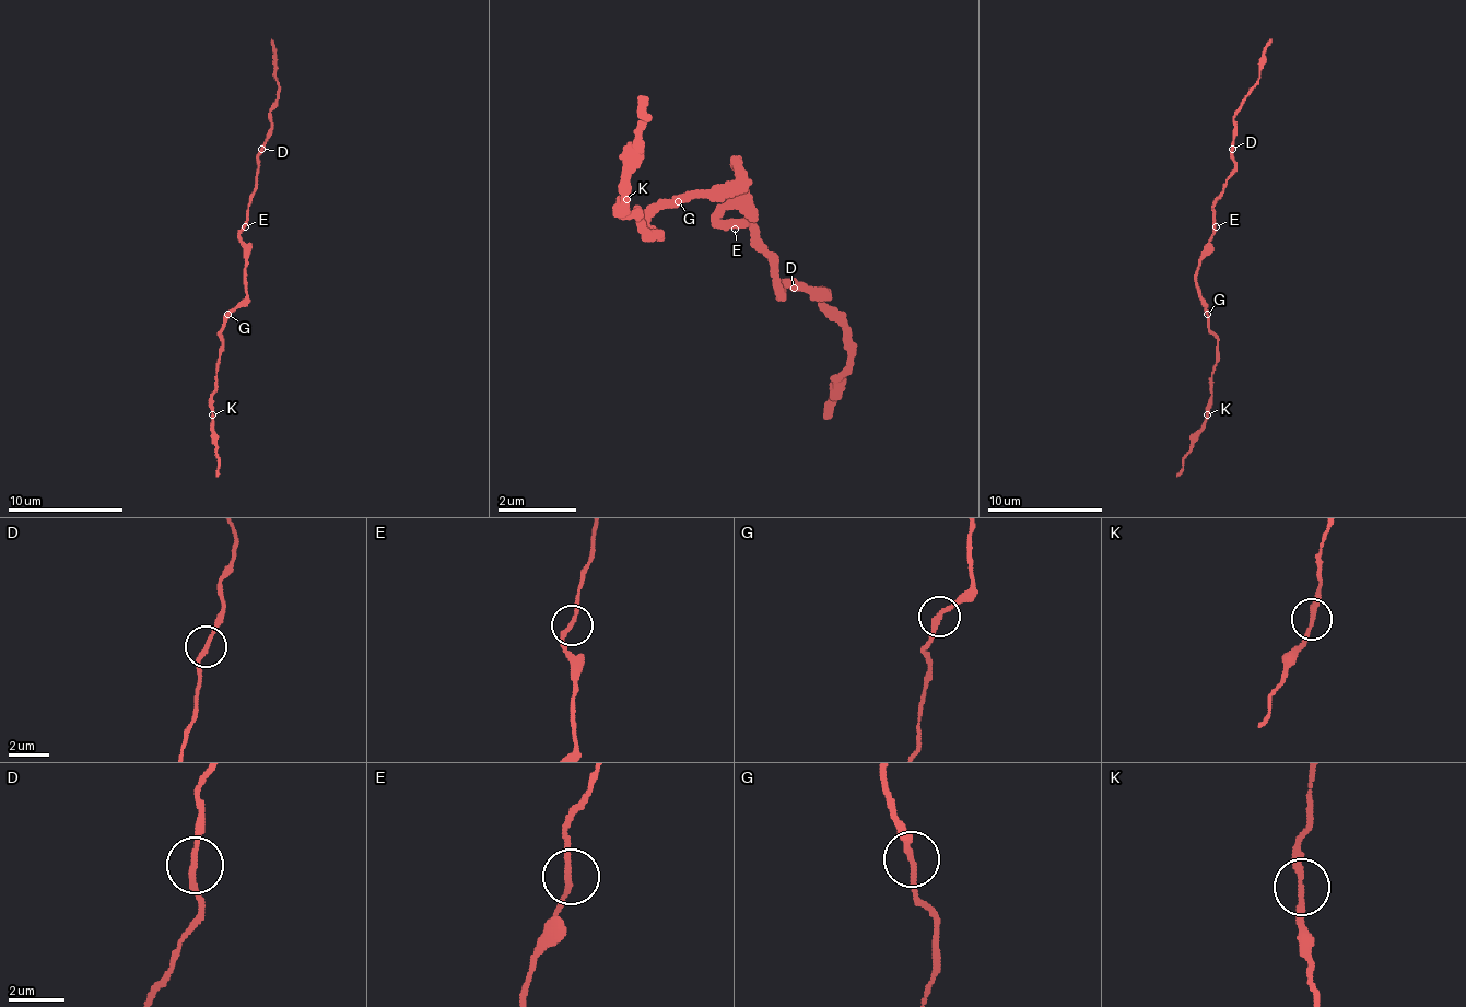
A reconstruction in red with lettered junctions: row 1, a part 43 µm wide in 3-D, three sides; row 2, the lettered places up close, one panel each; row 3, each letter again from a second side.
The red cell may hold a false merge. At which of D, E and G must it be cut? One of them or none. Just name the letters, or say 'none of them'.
none of them

